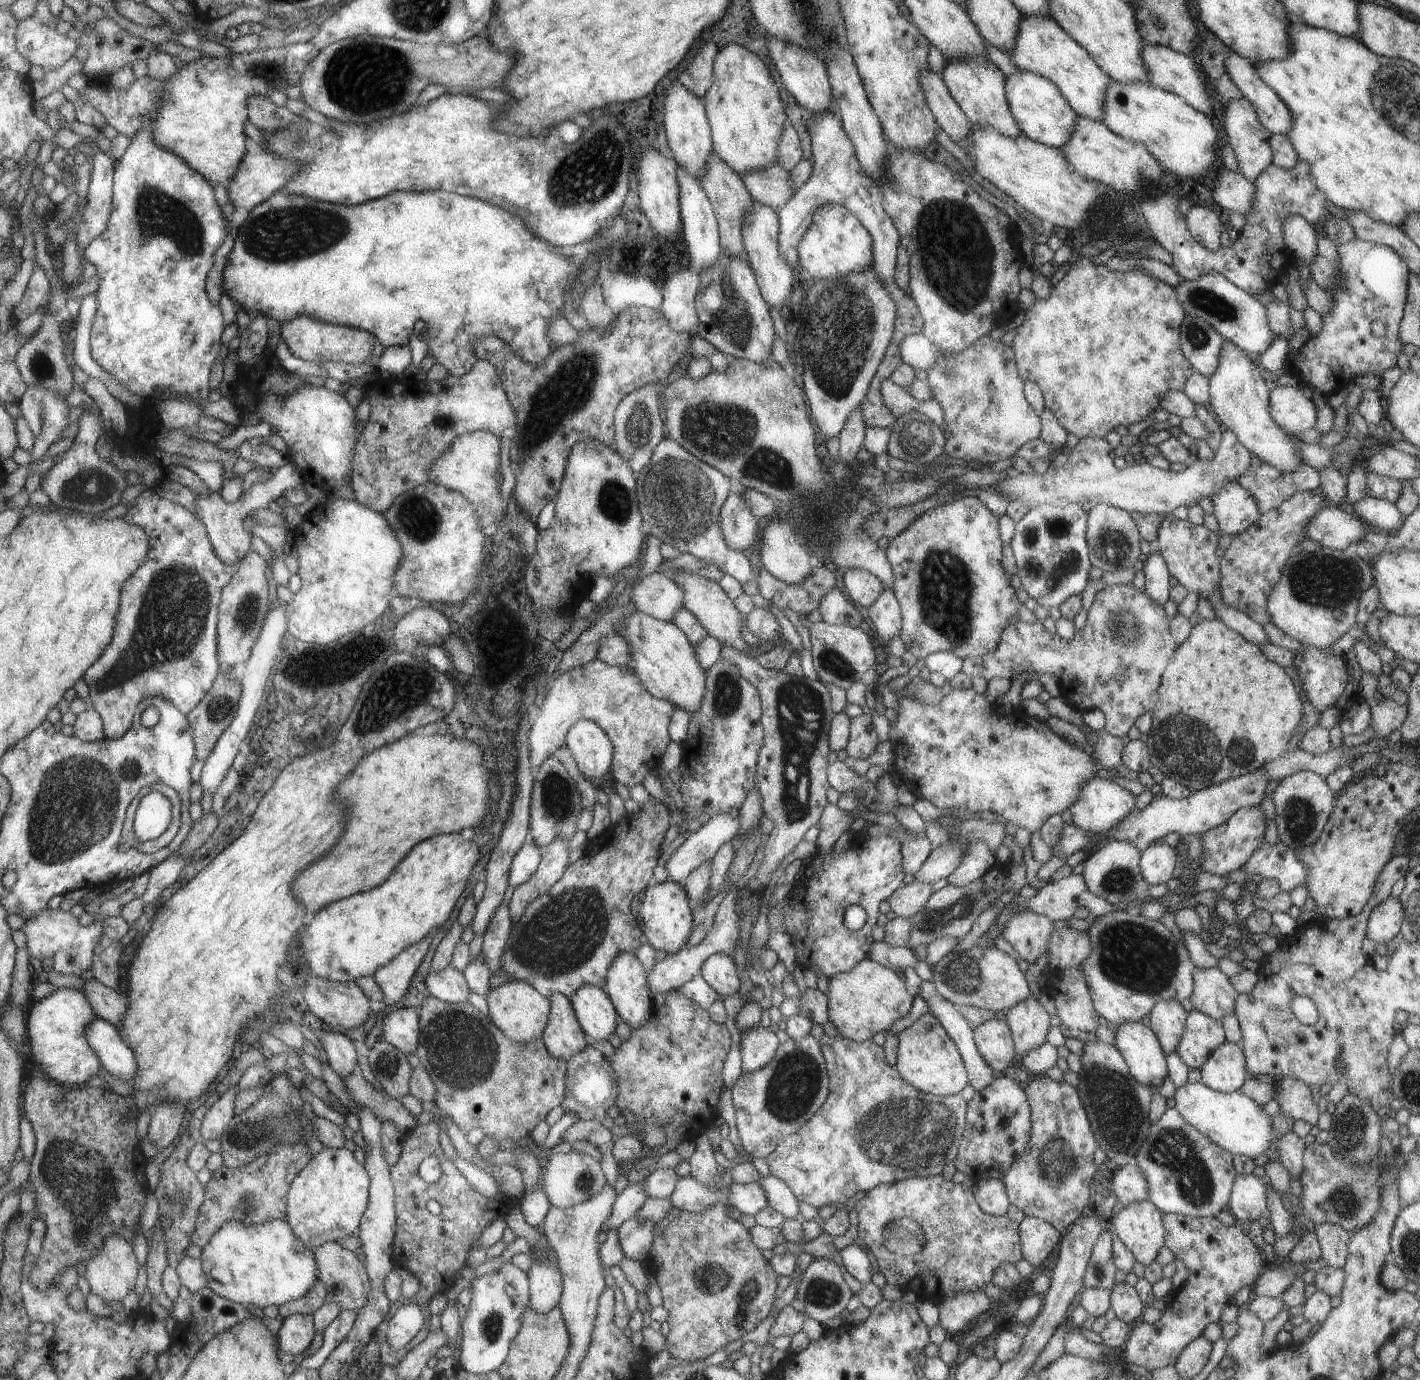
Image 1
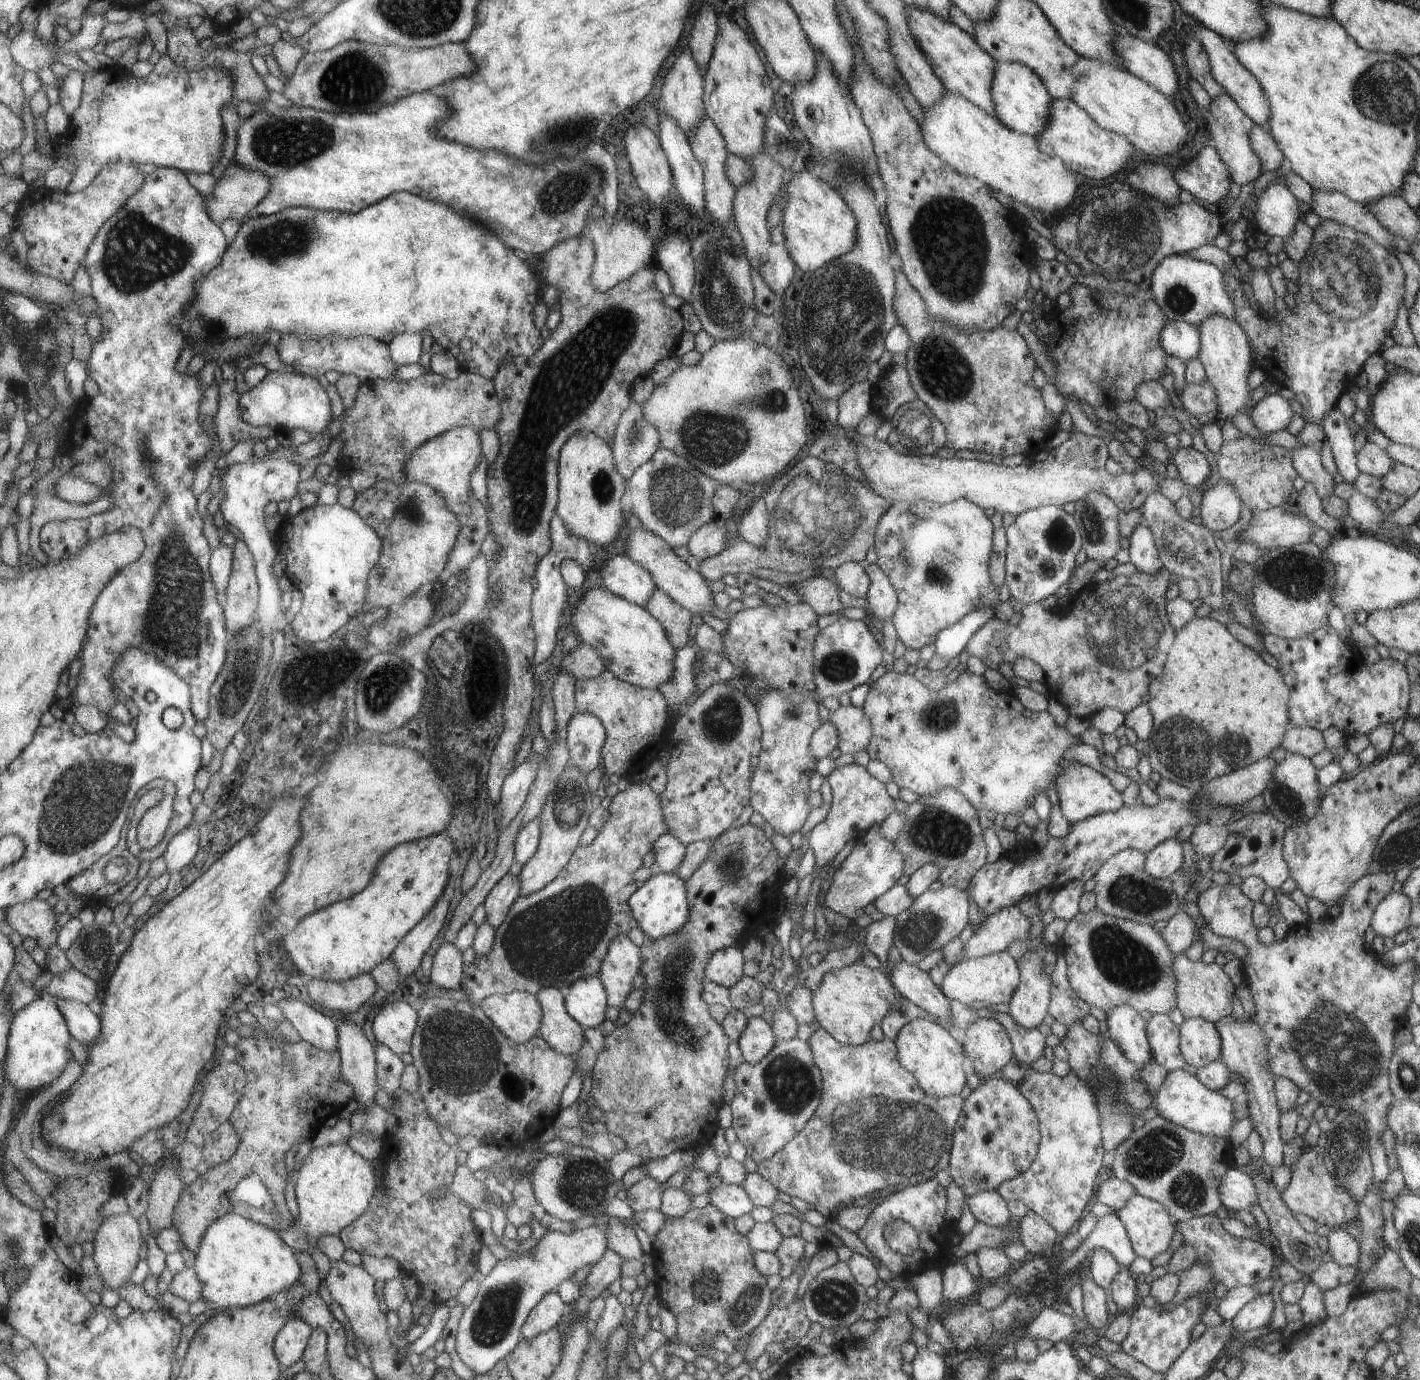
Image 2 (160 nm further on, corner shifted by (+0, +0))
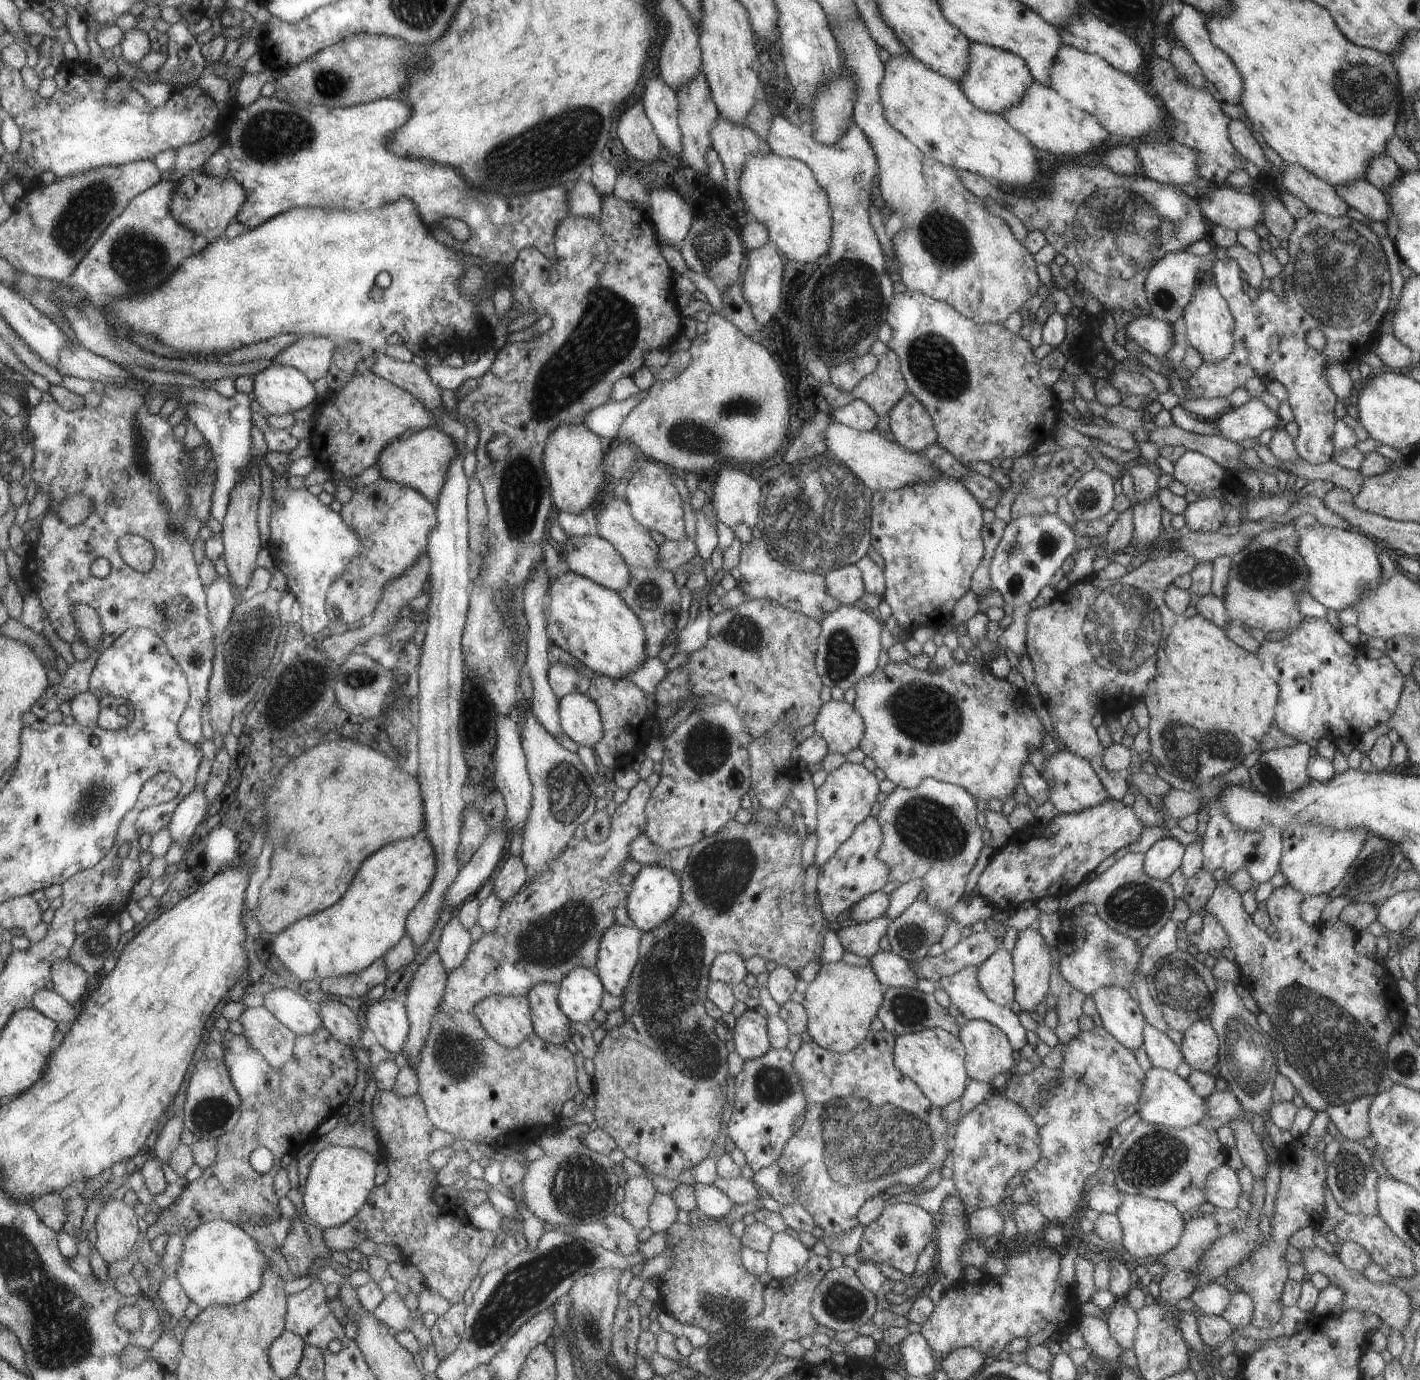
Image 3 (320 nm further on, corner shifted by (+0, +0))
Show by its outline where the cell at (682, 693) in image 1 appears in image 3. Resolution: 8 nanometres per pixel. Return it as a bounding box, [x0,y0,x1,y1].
[546,571,649,679]

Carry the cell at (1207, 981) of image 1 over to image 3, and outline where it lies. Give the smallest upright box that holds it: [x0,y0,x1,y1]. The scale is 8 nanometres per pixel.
[1147,949,1216,1034]

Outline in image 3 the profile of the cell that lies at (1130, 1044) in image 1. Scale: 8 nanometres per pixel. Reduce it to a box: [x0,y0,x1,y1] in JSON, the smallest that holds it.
[1090,987,1144,1051]

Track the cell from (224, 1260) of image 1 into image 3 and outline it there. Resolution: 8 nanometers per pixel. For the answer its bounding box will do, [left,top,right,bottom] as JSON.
[176,1219,273,1310]

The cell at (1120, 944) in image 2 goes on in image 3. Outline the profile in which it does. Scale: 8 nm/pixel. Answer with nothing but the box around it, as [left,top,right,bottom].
[1056,906,1141,996]

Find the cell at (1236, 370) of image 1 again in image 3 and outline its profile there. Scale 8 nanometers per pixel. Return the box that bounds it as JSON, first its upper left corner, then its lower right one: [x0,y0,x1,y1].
[1179,268,1235,364]

